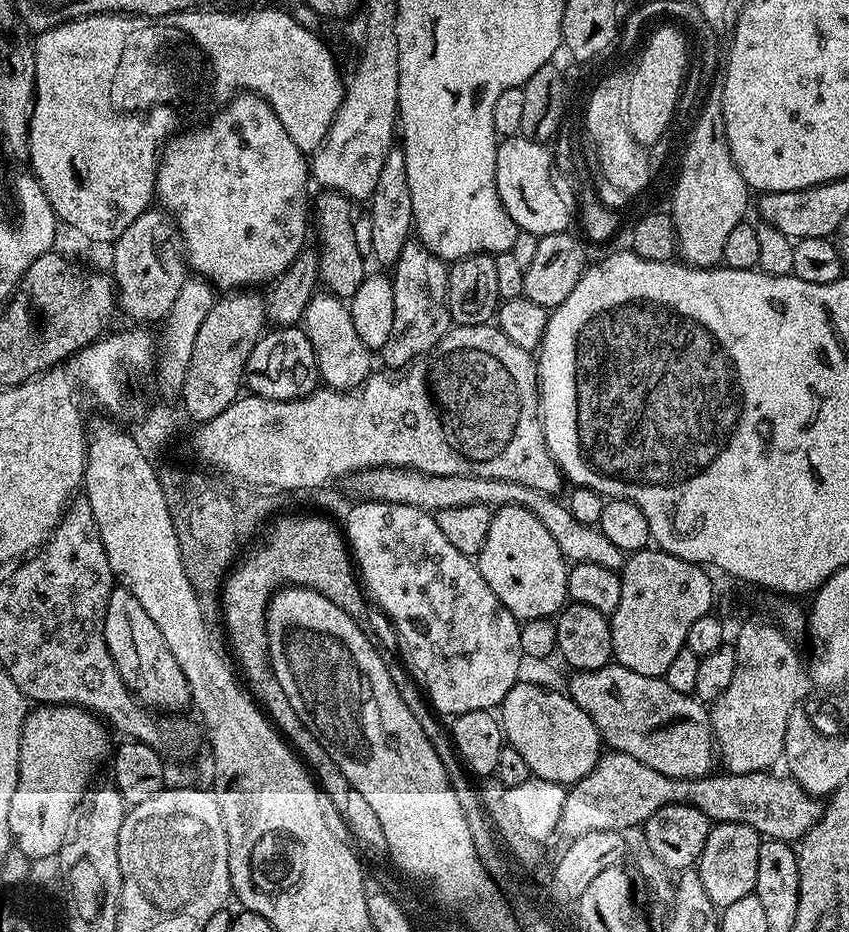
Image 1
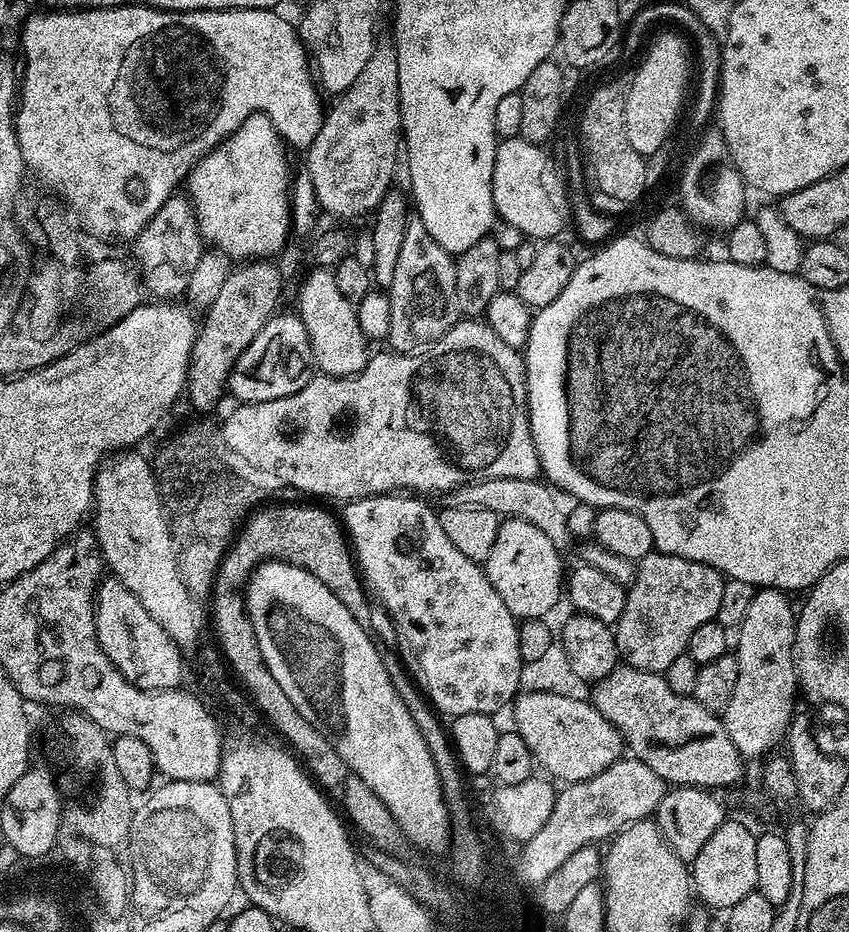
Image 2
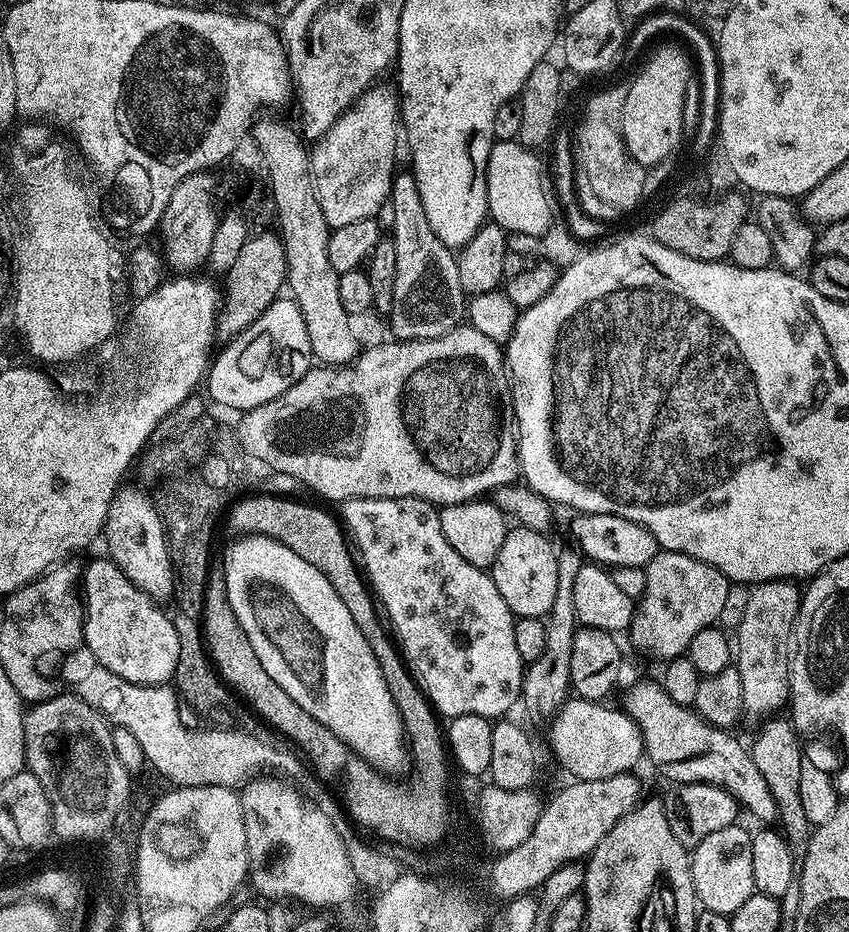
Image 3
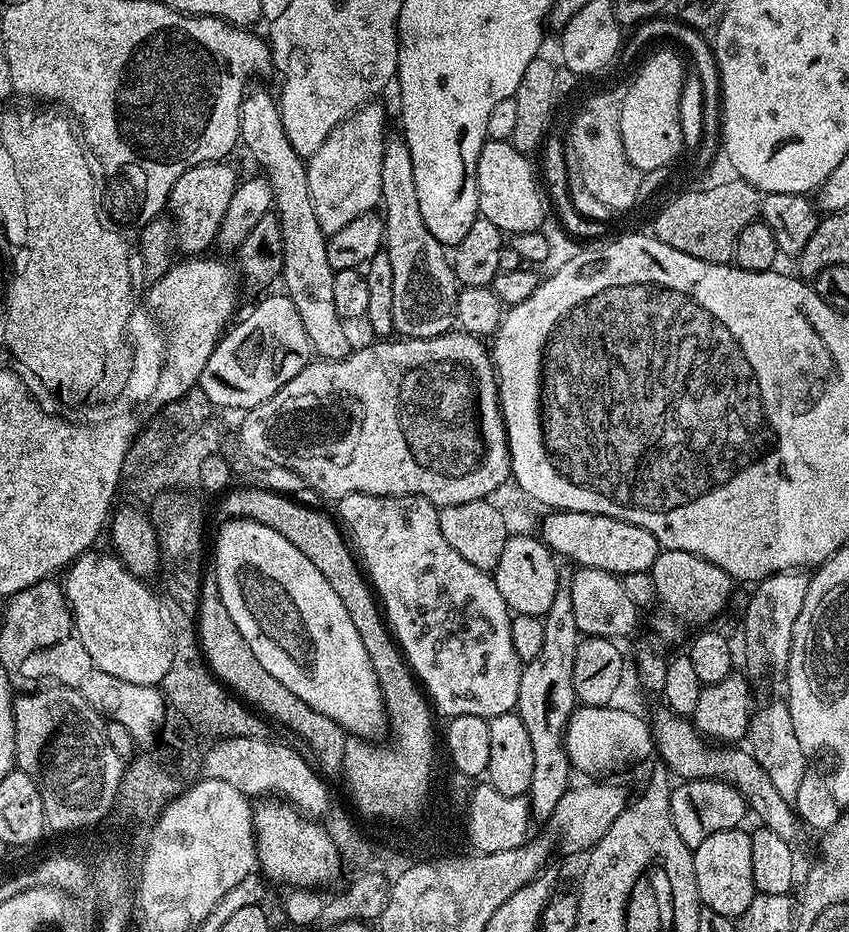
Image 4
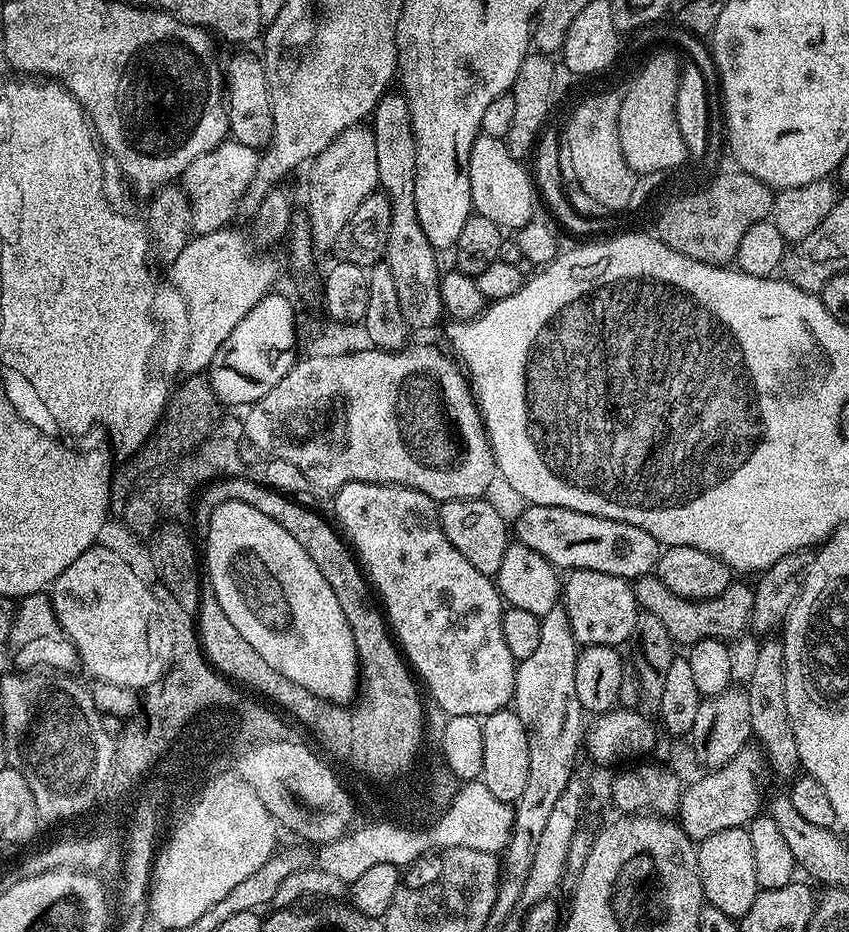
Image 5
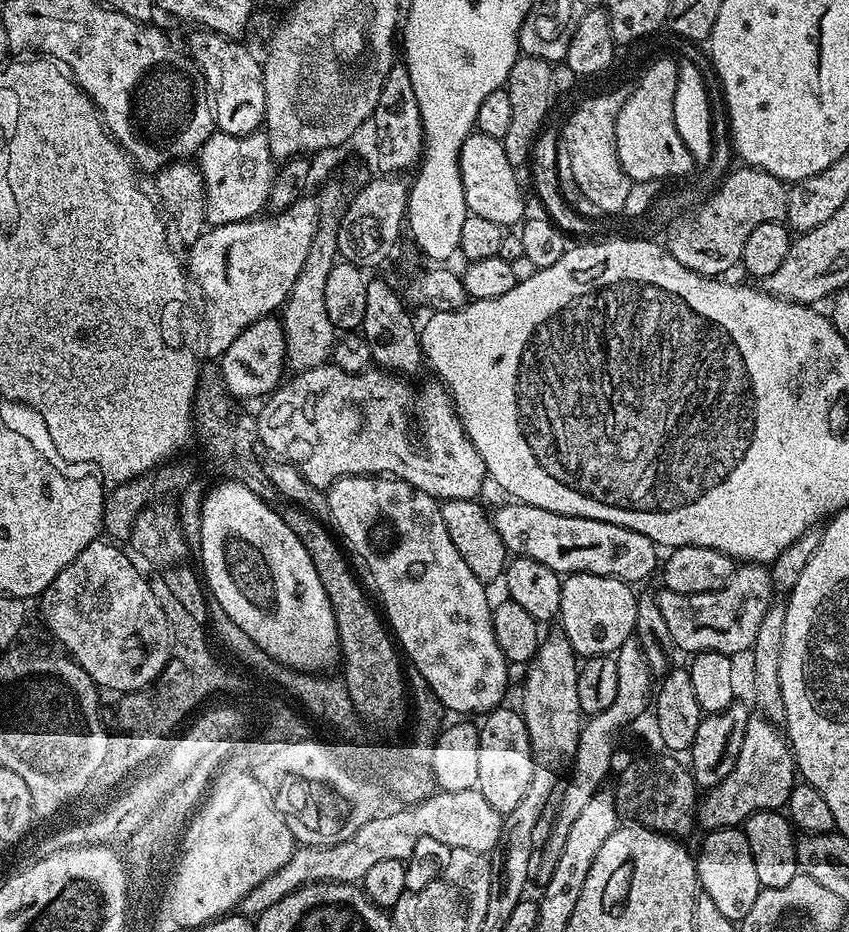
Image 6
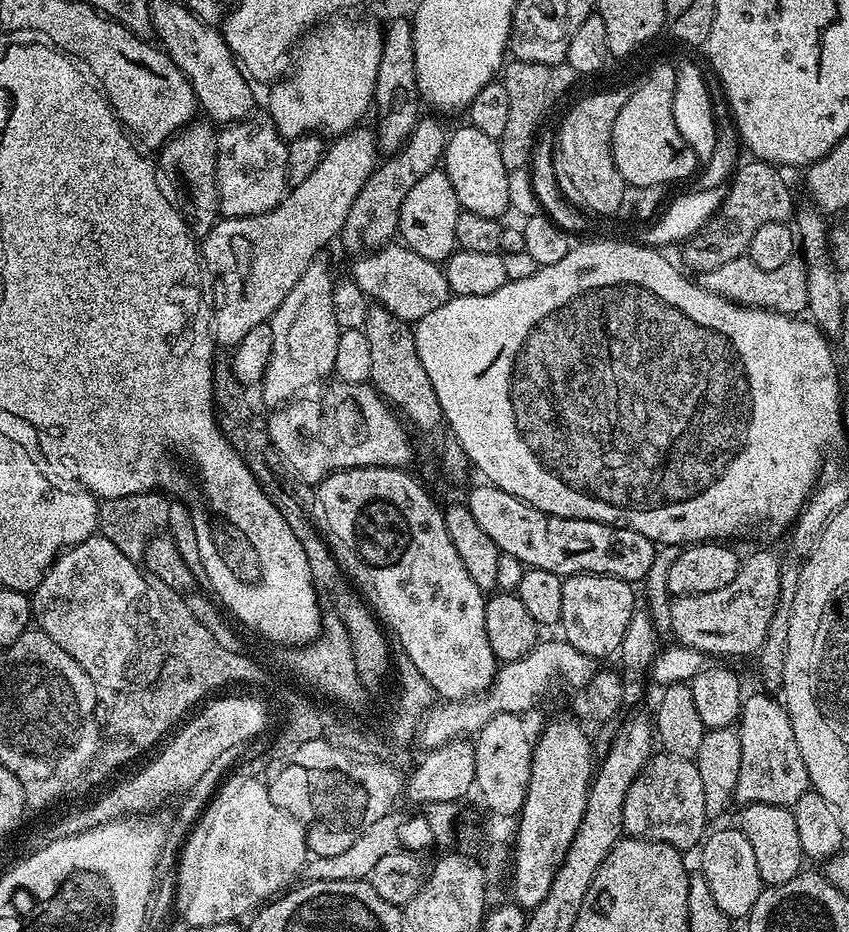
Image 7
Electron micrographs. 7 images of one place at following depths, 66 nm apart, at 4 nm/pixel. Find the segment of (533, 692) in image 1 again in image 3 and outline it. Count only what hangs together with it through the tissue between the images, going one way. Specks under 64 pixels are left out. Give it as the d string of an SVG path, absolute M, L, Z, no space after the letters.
M576 696L564 702L559 716L550 728L550 746L561 766L573 775L573 779L600 781L602 778L616 777L622 772L635 769L634 766L643 757L644 743L641 740L640 728L621 709L614 710L599 701Z

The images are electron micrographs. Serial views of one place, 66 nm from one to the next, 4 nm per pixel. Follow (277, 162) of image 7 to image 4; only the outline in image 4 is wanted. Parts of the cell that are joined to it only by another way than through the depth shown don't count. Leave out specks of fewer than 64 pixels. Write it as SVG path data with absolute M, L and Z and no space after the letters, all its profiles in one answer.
M228 162L199 164L178 182L174 182L172 193L168 195L167 207L174 217L174 244L184 254L204 254L213 247L218 226L222 226L222 217L226 215L226 206L230 206L230 198L238 183L238 175Z

